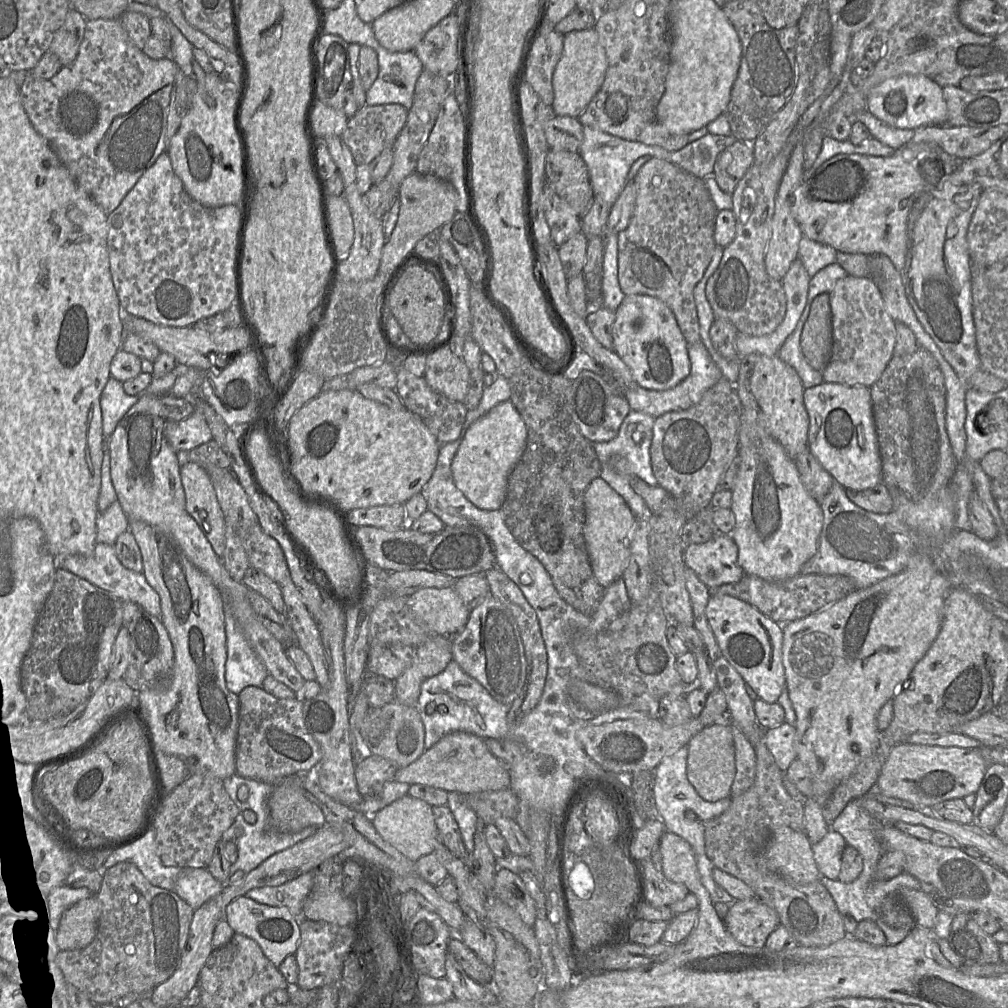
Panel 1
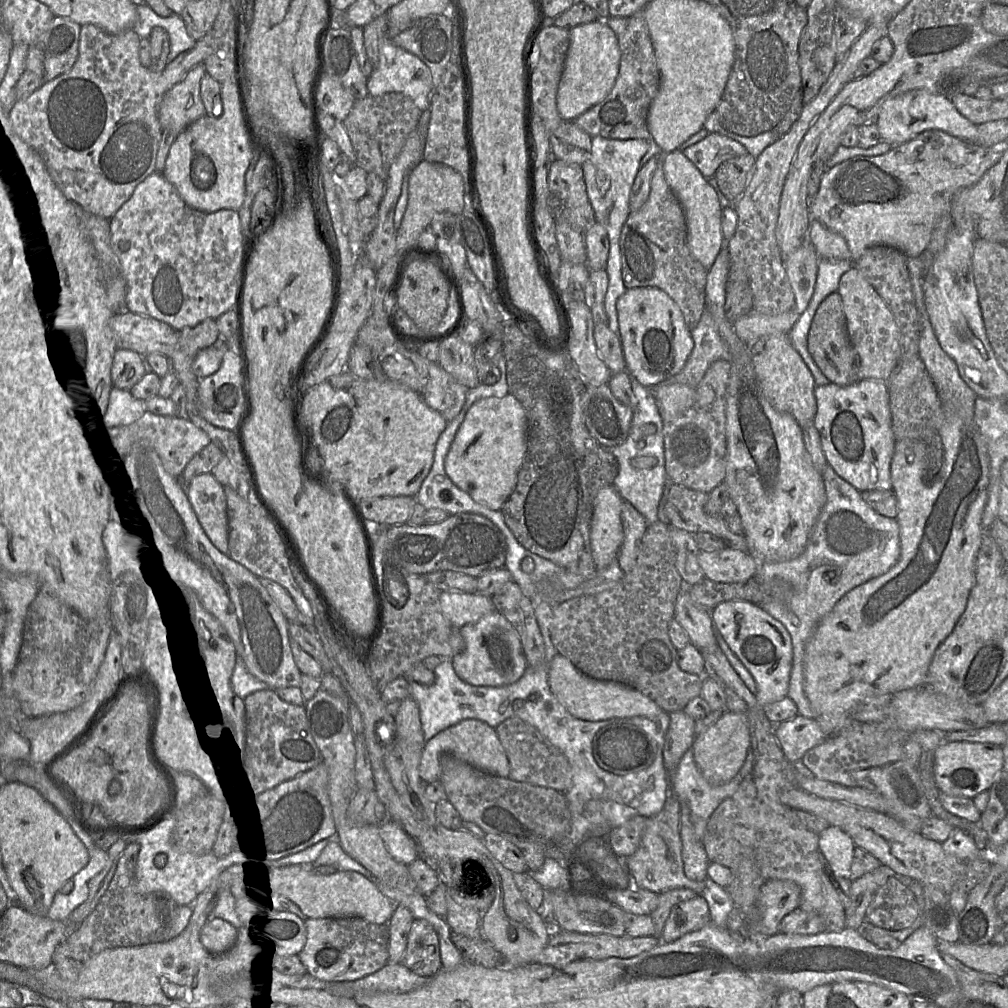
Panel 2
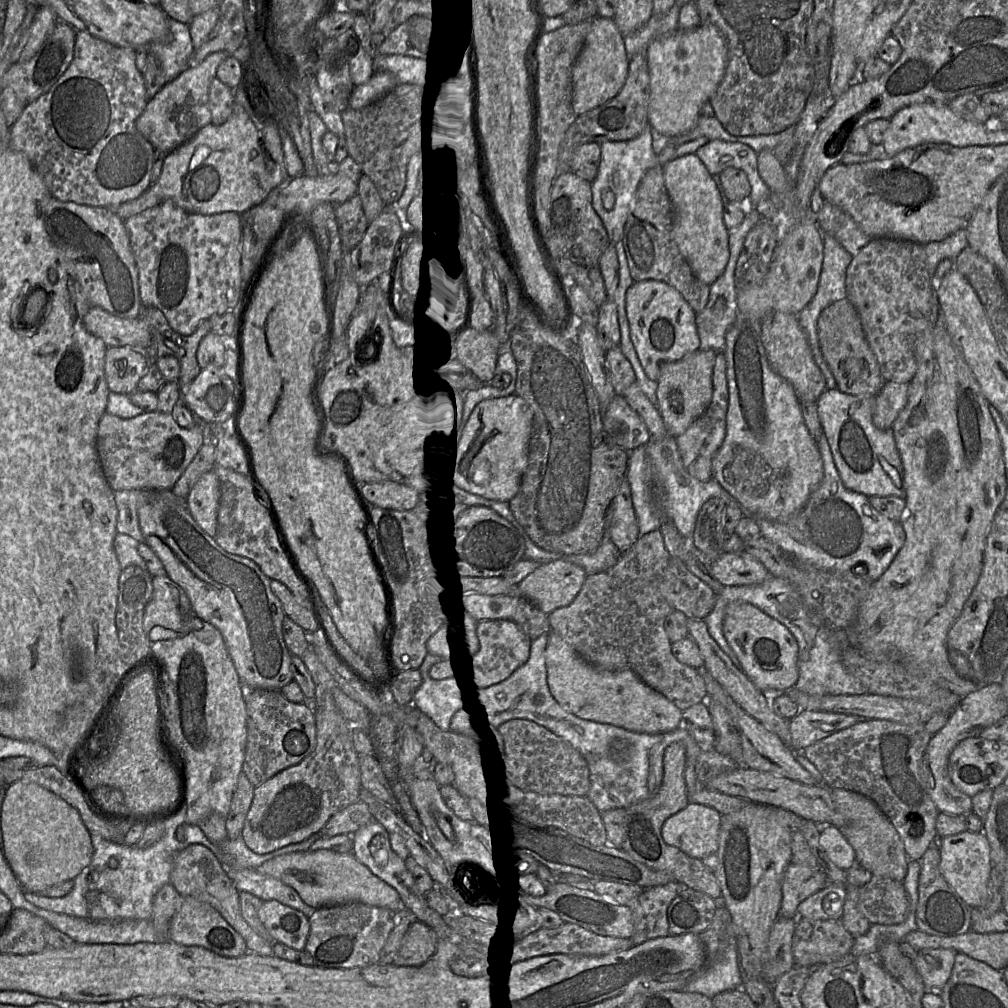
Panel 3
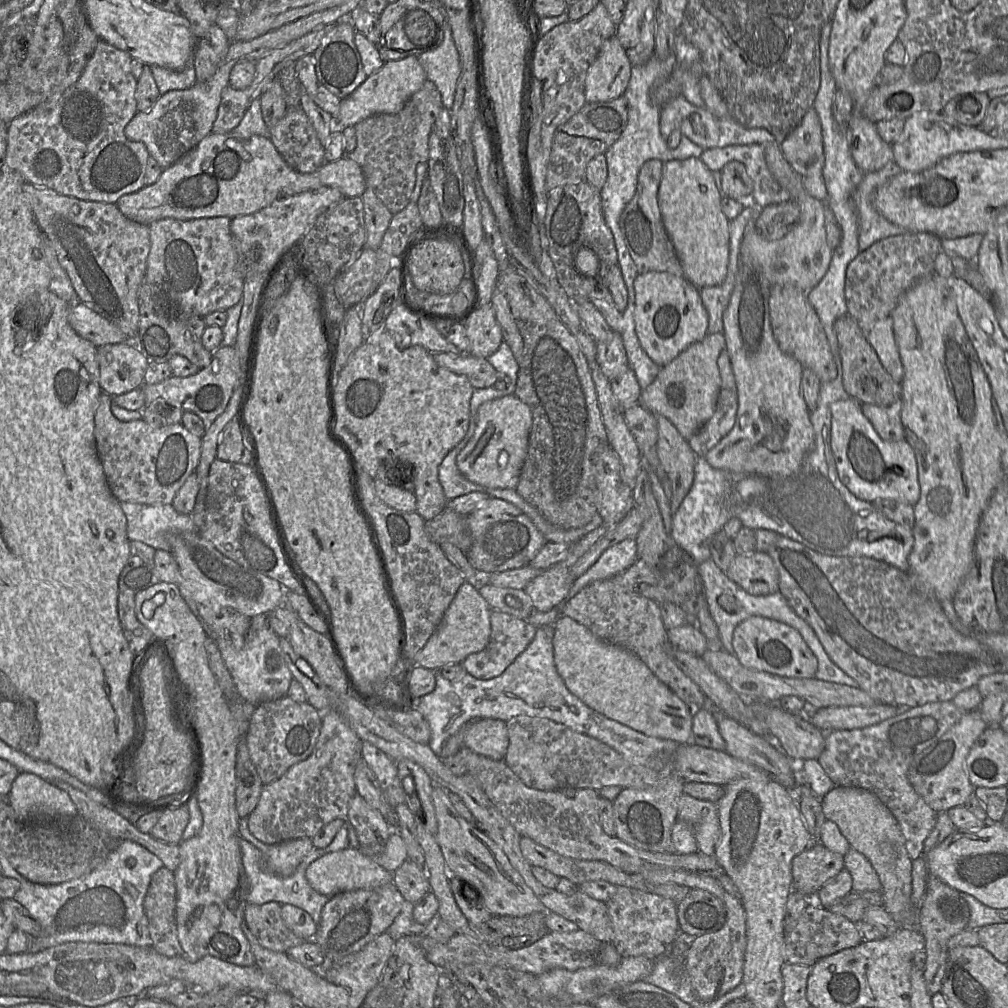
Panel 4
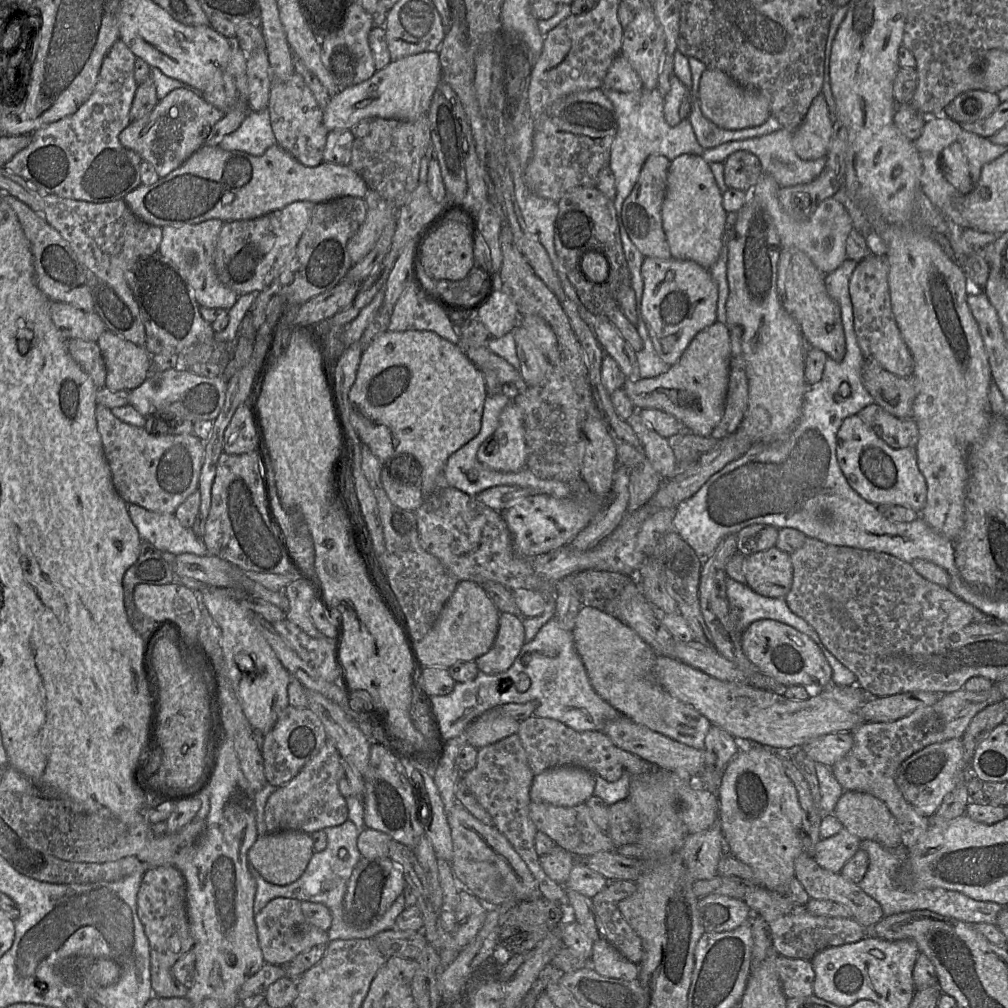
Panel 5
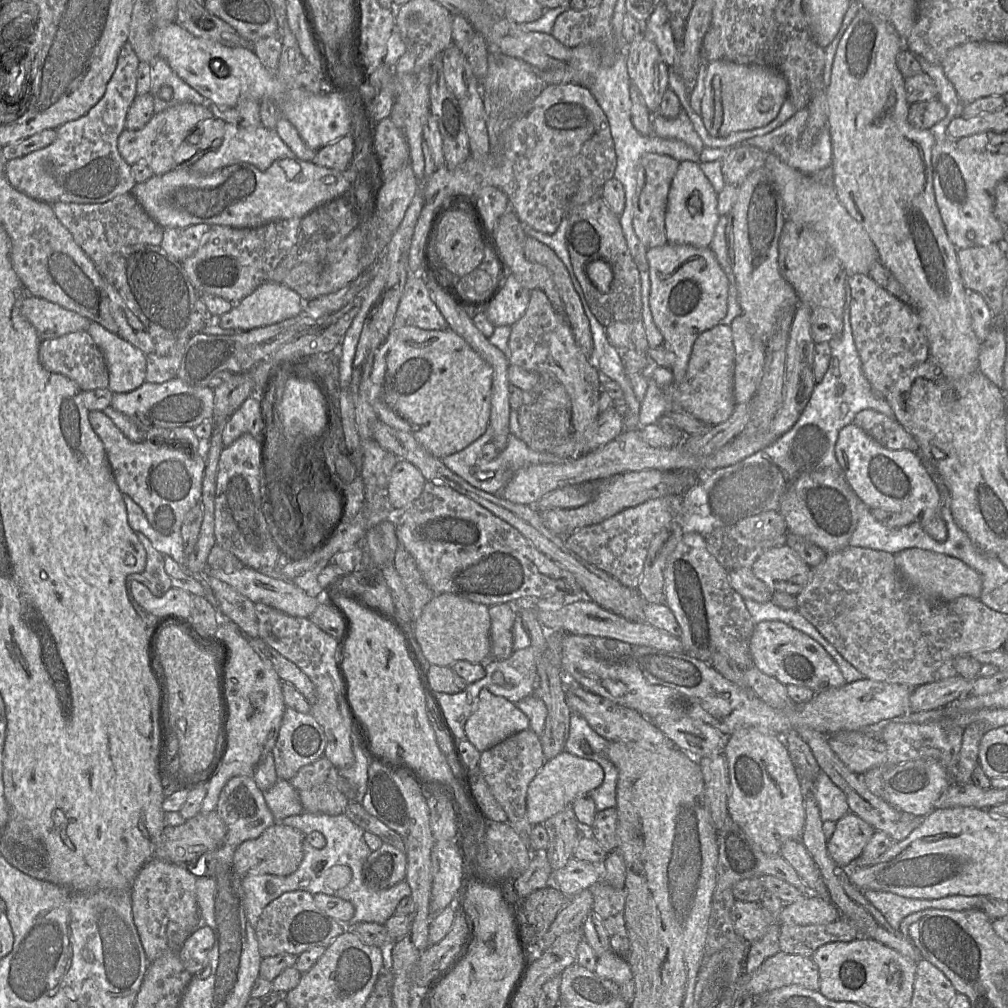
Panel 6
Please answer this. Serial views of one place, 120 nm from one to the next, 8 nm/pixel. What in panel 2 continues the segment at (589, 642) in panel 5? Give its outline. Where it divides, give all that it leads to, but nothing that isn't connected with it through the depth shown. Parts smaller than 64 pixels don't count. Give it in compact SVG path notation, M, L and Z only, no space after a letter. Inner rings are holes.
M559 653L549 663L548 681L551 691L559 702L582 720L601 721L634 716L654 718L664 711L649 697L630 686L614 681L597 680L586 675L567 657Z

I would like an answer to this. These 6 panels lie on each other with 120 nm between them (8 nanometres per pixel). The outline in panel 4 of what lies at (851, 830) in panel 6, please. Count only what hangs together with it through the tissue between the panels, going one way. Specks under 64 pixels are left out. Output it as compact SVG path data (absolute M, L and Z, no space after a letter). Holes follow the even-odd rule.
M821 842L806 848L792 861L792 891L814 895L844 868L844 855L827 849Z

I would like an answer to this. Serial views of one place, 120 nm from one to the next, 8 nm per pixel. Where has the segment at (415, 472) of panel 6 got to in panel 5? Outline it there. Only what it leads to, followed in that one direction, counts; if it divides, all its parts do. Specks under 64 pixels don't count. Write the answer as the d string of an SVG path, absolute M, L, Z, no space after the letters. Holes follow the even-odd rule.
M388 467L382 469L381 482L389 500L395 506L414 512L423 503L423 495L419 485L408 485L394 479Z

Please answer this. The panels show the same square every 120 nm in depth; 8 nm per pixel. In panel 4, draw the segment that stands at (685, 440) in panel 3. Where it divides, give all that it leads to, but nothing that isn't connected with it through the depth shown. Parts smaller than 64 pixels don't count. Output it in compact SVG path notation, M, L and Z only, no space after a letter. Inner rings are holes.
M726 348L718 359L720 392L713 416L688 439L692 450L705 457L707 452L732 430L738 410L738 390L731 360Z

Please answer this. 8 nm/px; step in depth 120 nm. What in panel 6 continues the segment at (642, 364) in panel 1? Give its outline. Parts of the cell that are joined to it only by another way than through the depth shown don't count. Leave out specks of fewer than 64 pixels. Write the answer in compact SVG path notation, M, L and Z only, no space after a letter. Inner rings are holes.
M666 243L647 251L651 290L649 305L653 320L663 336L663 344L675 355L671 370L674 382L681 381L688 369L693 345L706 330L718 325L727 314L729 280L710 247L697 248L686 244Z

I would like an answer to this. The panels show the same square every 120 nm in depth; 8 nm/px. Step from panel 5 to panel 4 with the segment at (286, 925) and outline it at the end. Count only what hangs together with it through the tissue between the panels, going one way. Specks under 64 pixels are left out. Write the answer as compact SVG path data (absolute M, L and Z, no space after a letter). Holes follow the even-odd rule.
M271 901L262 905L244 904L244 923L260 945L268 950L285 953L304 940L289 930L281 917L282 904Z

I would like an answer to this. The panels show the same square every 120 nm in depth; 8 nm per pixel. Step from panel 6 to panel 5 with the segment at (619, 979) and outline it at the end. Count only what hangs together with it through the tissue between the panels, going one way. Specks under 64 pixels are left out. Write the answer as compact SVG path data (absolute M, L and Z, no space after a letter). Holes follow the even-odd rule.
M604 937L593 943L592 956L588 966L599 975L608 978L635 981L640 976L639 965L625 958Z

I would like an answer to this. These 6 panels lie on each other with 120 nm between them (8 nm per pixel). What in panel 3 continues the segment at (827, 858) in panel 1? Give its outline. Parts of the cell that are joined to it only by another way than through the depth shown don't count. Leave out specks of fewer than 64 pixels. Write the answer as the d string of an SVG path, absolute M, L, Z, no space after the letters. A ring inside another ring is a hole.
M830 824L823 825L820 832L820 845L826 852L829 859L843 870L849 869L856 862L856 855L853 847L840 831L840 828Z

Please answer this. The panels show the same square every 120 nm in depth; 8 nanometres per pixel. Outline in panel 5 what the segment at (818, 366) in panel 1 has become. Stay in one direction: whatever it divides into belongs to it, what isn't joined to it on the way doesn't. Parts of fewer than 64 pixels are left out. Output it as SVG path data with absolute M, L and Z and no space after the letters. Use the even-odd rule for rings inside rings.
M866 358L861 377L875 404L898 418L911 418L916 397L915 381L911 376L896 376L875 360Z

